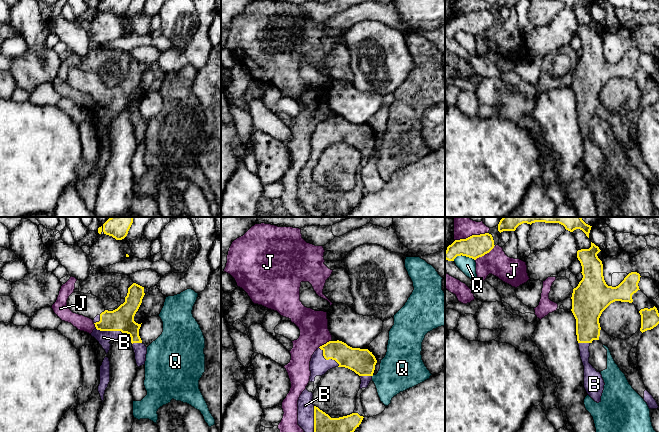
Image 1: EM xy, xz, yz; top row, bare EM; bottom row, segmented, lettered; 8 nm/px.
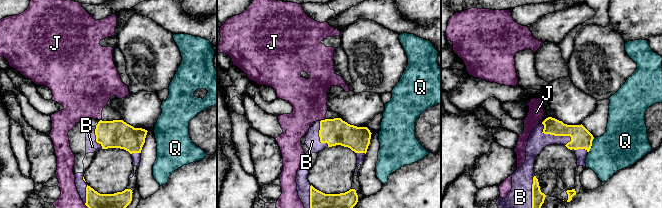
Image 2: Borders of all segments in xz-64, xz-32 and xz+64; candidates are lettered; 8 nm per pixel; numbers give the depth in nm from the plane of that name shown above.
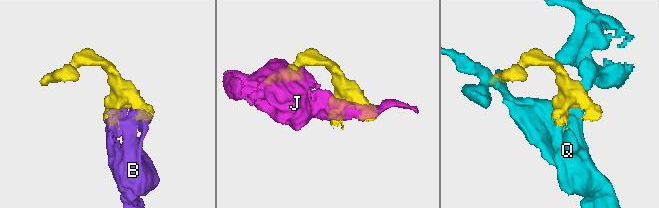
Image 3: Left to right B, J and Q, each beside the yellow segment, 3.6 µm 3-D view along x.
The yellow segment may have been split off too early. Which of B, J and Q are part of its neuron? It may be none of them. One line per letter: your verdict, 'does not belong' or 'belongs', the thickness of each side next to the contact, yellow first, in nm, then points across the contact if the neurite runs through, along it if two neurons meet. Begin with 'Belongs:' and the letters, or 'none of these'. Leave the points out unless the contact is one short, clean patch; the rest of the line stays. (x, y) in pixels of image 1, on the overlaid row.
Belongs: B
B: belongs | 190/150 nm
J: does not belong | 190/170 nm
Q: does not belong | 190/130 nm

